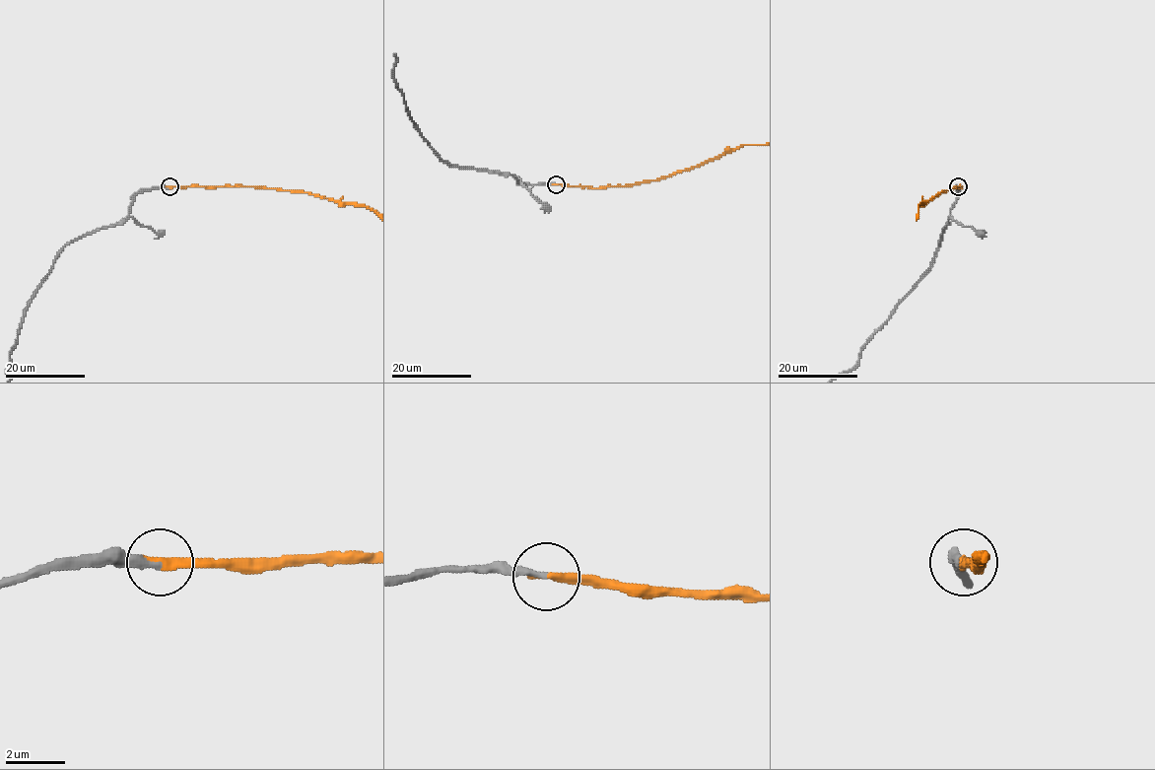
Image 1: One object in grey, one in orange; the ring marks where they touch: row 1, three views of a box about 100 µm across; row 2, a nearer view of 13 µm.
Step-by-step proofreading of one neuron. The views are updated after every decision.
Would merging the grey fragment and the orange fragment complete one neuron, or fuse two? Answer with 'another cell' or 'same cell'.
same cell

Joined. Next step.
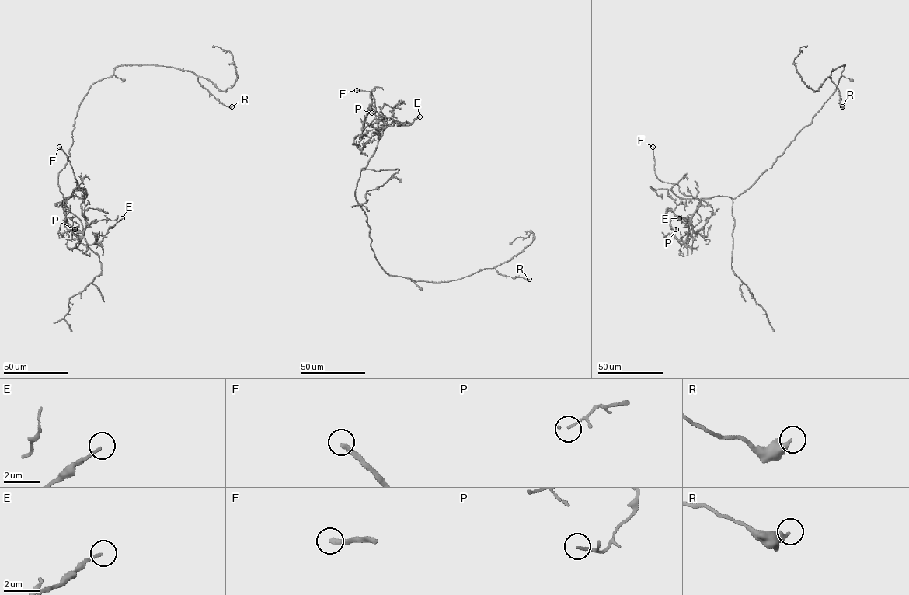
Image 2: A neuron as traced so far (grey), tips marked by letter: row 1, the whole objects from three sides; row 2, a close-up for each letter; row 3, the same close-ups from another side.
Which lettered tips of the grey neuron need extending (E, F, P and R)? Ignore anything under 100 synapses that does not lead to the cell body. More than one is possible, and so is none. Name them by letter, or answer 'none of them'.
F

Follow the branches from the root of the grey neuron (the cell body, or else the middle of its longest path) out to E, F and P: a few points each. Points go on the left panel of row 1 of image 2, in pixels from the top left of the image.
E: (72, 133), (57, 185), (64, 199), (83, 199), (81, 242), (102, 247), (107, 230), (122, 218)
F: (72, 133), (70, 155), (58, 173), (57, 185), (64, 199), (77, 196), (83, 200), (86, 195), (59, 147)
P: (72, 133), (57, 185), (64, 199), (83, 199), (80, 241), (64, 226), (67, 217), (78, 224), (74, 229)

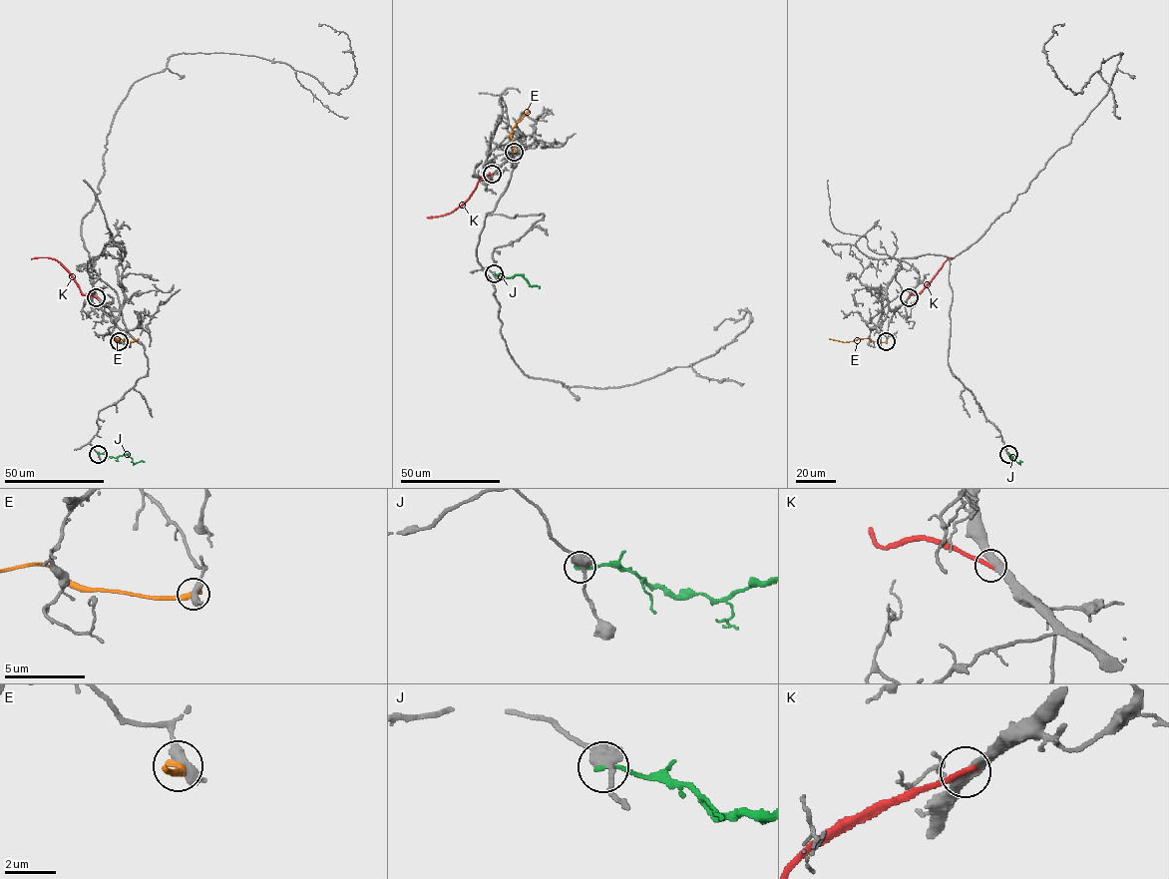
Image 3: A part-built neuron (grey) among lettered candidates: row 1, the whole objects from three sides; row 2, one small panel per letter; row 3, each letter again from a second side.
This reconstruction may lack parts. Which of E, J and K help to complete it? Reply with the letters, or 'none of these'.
none of these

